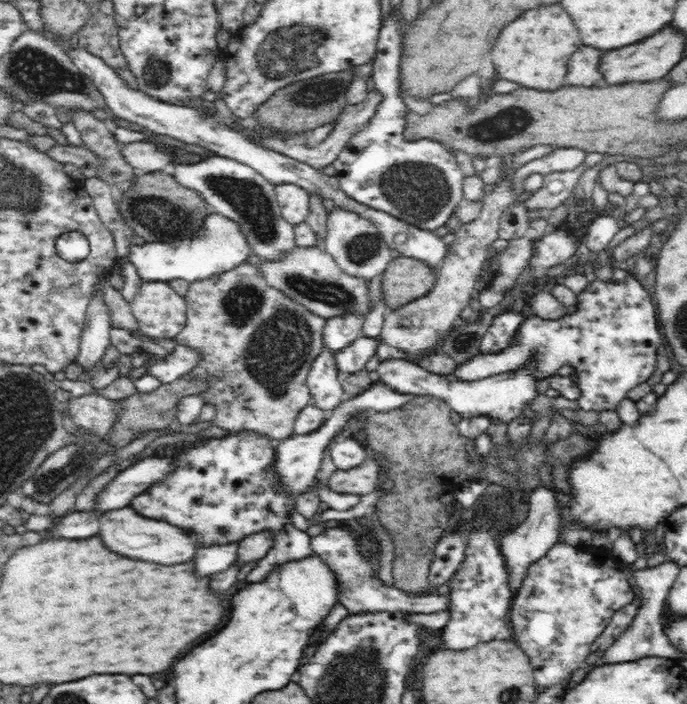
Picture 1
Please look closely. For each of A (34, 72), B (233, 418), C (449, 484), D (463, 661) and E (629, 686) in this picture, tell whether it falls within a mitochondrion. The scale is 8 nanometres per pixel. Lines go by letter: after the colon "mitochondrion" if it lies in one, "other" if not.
A: mitochondrion
B: other
C: other
D: other
E: other

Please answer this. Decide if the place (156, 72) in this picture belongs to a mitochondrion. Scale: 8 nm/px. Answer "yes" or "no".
yes

